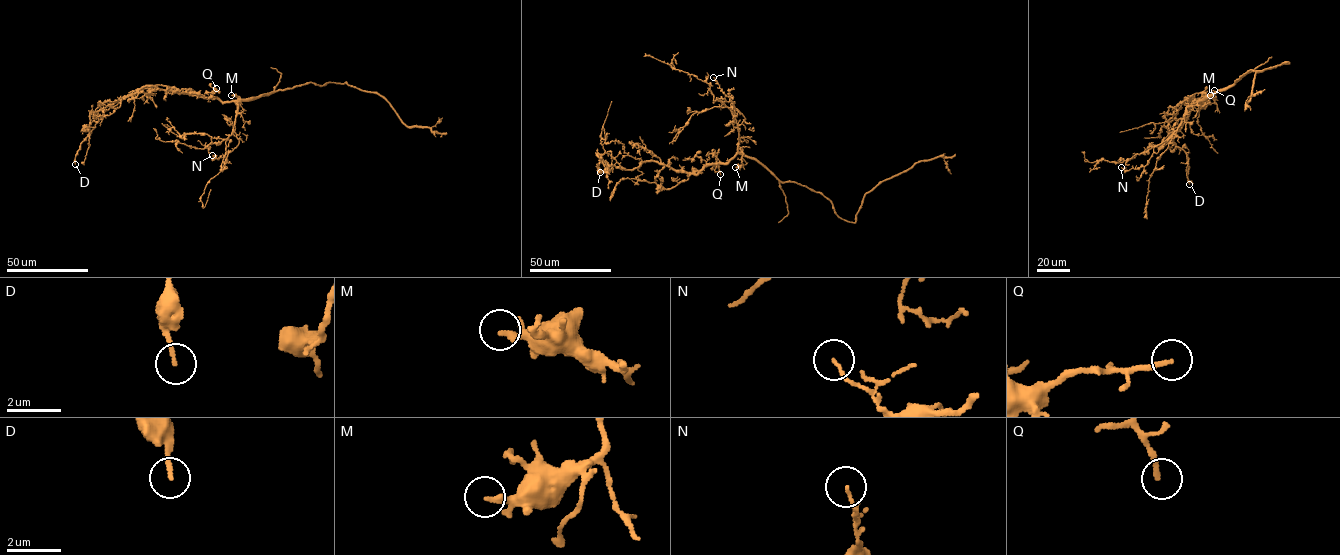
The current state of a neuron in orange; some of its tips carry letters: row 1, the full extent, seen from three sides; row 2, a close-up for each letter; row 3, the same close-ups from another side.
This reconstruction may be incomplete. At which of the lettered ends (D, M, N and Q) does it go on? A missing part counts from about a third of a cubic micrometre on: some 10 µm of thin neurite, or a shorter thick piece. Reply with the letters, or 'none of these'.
none of these

